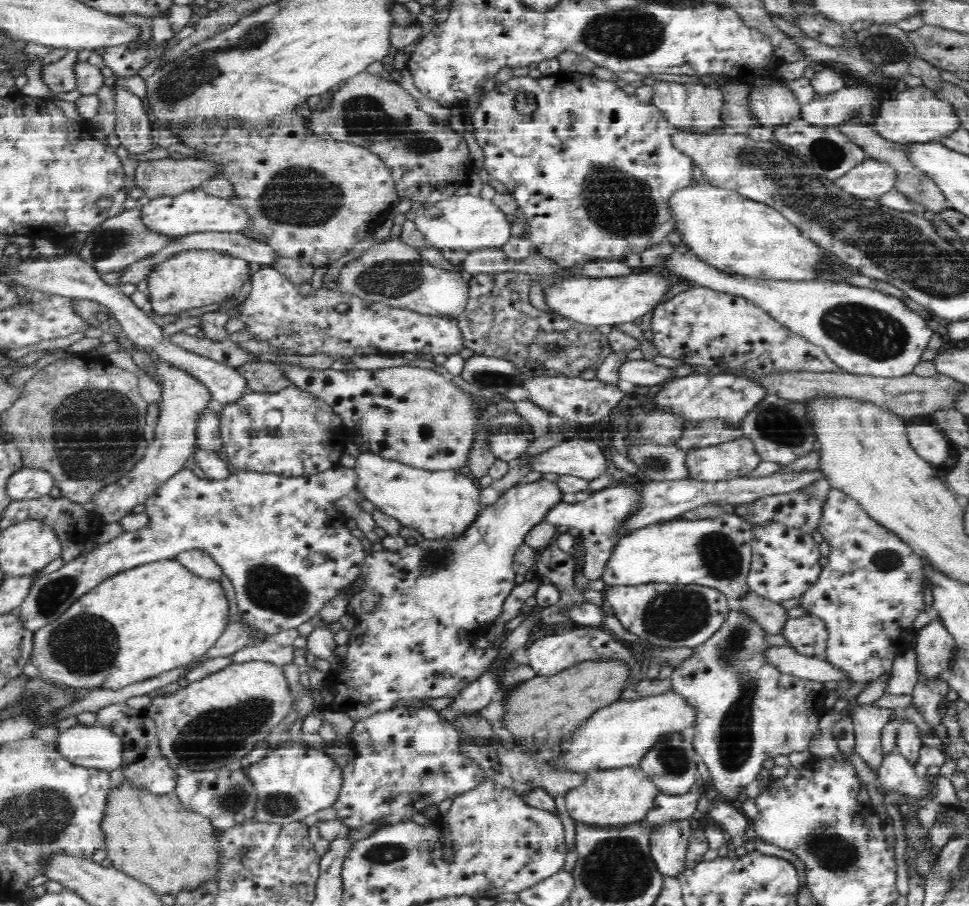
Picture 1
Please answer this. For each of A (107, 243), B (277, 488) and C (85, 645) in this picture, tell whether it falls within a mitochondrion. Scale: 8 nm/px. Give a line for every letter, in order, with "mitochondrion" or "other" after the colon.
A: mitochondrion
B: other
C: mitochondrion

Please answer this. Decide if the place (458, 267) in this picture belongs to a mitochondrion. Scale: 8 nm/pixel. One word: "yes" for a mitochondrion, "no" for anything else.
no

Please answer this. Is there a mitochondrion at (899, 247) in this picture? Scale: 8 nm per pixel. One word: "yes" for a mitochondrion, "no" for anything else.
yes

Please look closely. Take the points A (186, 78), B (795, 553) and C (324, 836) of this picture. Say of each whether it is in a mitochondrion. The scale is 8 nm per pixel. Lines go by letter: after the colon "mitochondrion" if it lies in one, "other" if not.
A: mitochondrion
B: other
C: other

